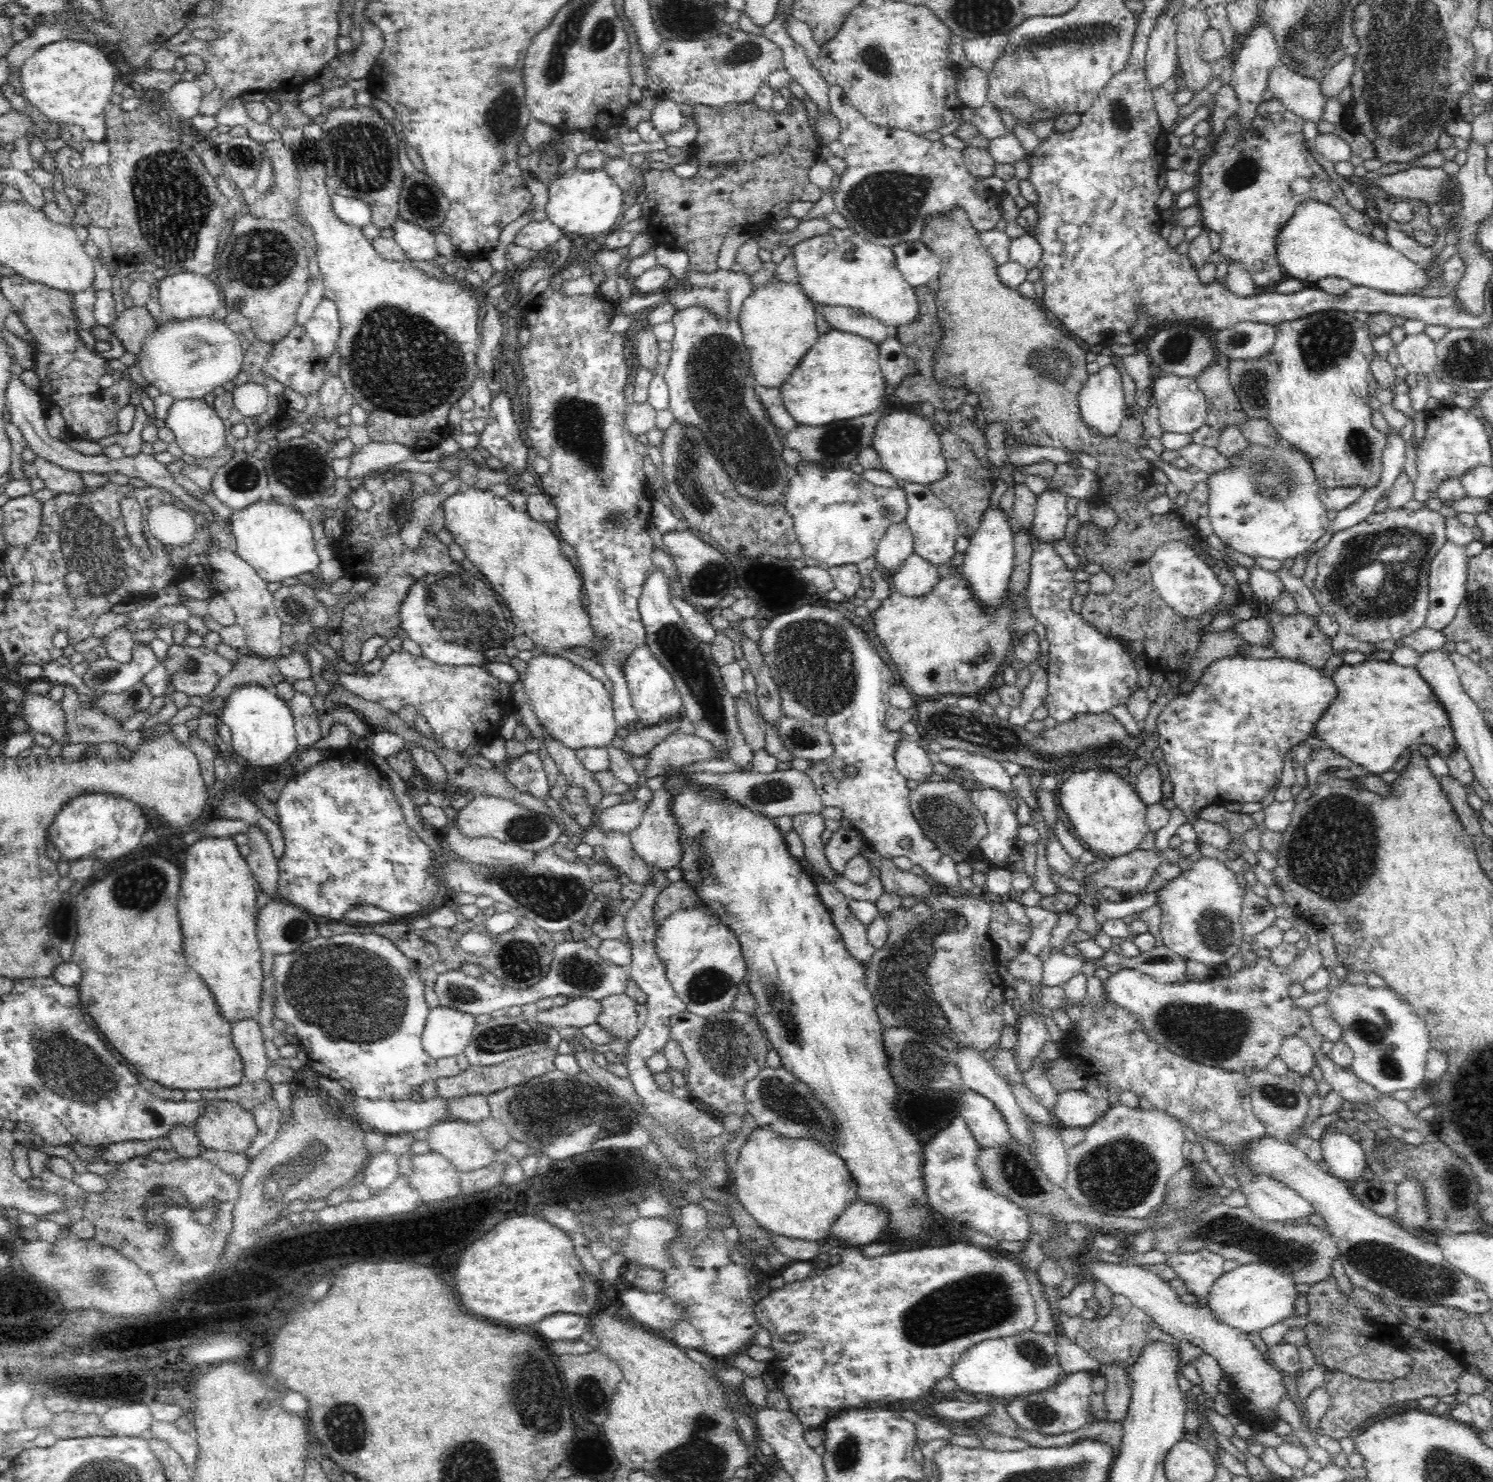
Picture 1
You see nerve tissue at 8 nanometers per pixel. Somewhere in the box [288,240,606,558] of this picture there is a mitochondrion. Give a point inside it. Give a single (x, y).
(404, 365)

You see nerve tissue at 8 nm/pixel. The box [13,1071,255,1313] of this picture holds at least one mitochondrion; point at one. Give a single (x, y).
(168, 1207)

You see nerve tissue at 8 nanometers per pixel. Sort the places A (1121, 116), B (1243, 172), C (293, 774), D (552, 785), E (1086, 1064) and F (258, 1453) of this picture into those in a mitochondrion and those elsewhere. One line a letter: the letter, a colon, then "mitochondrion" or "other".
A: mitochondrion
B: mitochondrion
C: other
D: other
E: other
F: other

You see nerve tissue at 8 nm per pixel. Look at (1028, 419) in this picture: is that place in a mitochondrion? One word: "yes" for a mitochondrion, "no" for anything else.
no

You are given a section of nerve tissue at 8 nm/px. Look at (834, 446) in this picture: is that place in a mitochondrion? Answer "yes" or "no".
yes

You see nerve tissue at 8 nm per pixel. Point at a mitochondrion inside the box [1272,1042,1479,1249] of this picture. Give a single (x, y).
(1455, 1185)

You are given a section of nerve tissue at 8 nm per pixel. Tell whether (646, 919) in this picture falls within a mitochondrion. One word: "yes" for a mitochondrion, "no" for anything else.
no

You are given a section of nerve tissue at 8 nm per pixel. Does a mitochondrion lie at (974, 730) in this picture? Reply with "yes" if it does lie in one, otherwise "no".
yes

